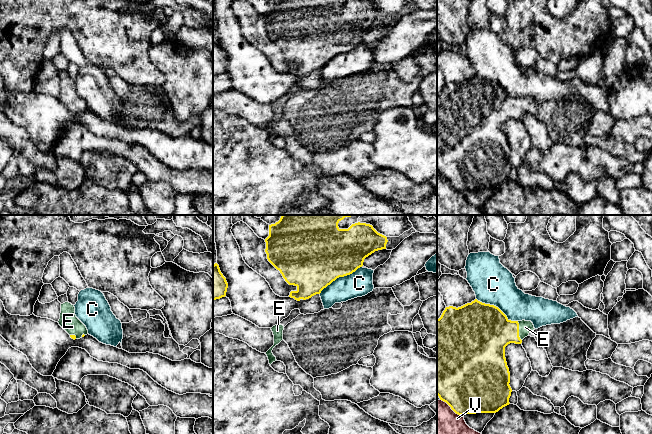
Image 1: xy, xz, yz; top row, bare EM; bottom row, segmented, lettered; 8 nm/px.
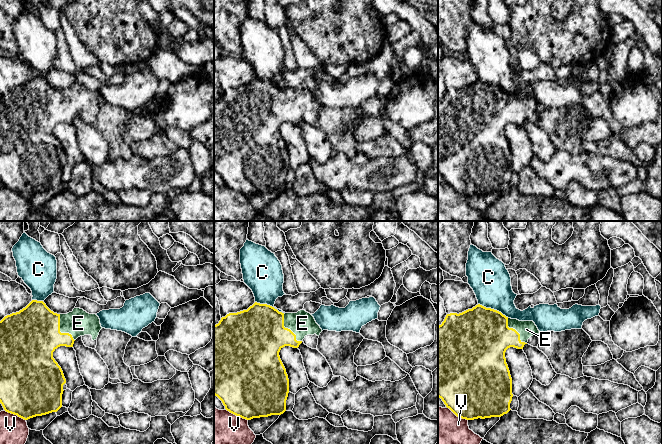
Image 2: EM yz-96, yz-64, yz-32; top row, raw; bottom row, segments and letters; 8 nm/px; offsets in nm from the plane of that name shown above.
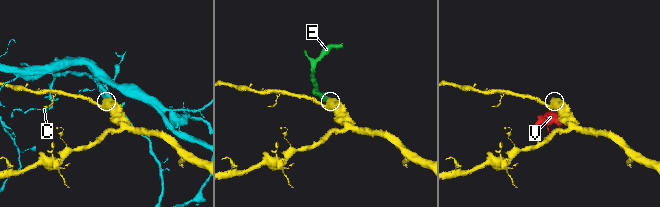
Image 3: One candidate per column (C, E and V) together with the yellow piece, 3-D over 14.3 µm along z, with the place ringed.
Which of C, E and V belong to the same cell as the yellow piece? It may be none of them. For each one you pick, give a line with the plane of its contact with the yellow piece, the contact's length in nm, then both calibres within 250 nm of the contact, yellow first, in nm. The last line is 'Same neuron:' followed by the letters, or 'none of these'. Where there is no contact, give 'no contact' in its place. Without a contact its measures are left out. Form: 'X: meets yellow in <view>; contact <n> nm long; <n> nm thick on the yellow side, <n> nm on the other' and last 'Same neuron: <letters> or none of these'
E: meets yellow in yz; contact 160 nm long; 380 nm thick on the yellow side, 110 nm on the other
Same neuron: E

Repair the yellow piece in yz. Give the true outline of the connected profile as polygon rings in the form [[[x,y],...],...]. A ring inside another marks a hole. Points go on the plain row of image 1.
[[[477,75],[461,83],[446,83],[437,95],[437,171],[458,191],[496,189],[509,181],[512,165],[510,148],[505,134],[505,123],[510,119],[521,120],[535,106],[531,97],[511,97],[496,82]]]

